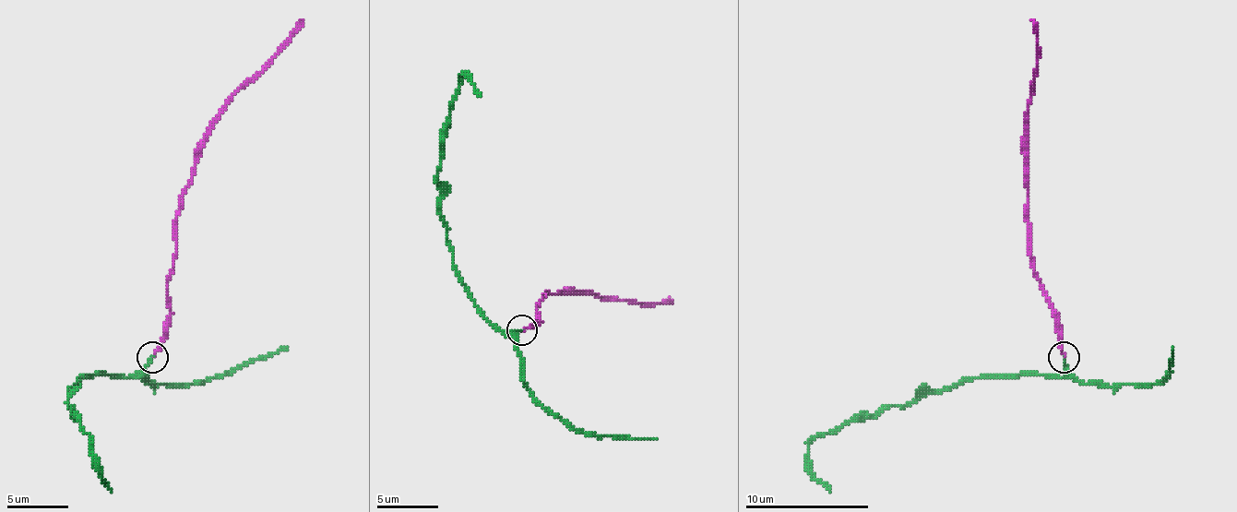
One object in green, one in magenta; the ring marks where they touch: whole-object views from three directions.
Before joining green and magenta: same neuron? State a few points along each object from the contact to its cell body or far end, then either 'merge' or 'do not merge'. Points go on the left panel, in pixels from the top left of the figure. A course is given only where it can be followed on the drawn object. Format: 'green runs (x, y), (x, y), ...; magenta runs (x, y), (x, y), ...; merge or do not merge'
green runs (151, 356), (133, 375), (117, 378), (83, 375), (71, 387), (68, 402), (89, 443), (92, 468), (112, 492); magenta runs (151, 356), (170, 313), (167, 279), (176, 255), (176, 211), (195, 149), (220, 109), (303, 19); merge

